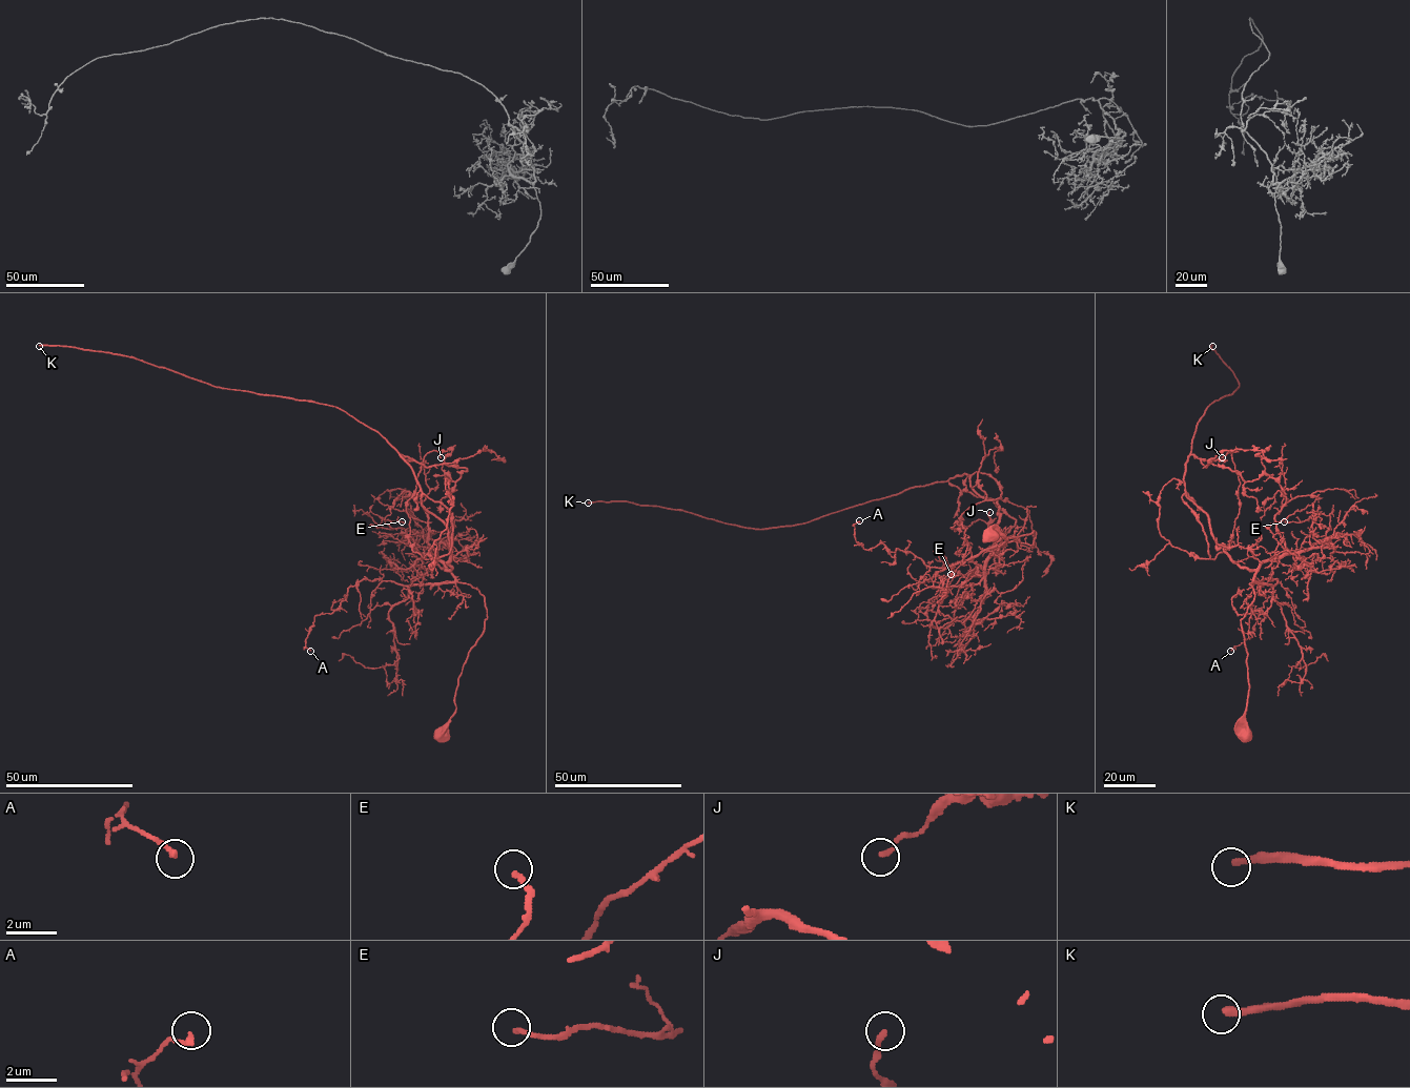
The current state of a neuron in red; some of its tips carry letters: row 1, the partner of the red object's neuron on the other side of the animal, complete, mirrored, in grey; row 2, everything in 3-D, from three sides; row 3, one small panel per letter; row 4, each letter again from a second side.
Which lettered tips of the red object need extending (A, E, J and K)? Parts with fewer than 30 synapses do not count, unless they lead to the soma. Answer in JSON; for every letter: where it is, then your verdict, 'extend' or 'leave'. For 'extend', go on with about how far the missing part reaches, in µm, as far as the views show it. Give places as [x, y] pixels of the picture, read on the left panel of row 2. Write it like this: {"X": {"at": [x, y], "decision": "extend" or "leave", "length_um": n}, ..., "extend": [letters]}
{"A": {"at": [310, 651], "decision": "leave"}, "E": {"at": [402, 521], "decision": "leave"}, "J": {"at": [441, 457], "decision": "leave"}, "K": {"at": [39, 346], "decision": "extend", "length_um": 250}, "extend": ["K"]}

